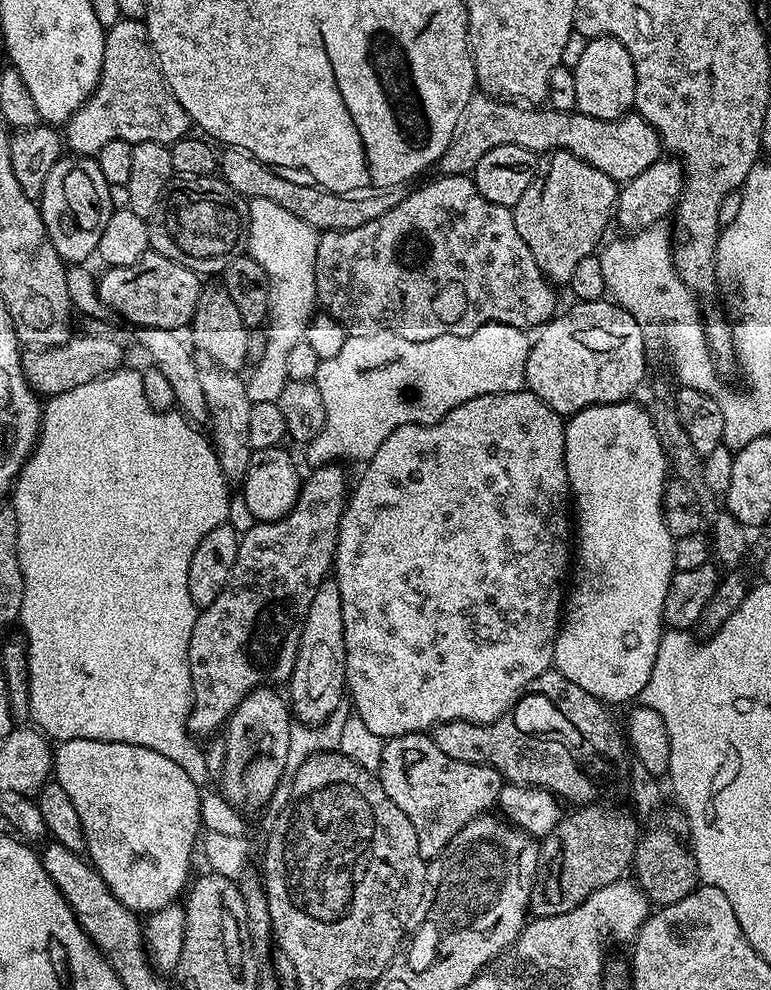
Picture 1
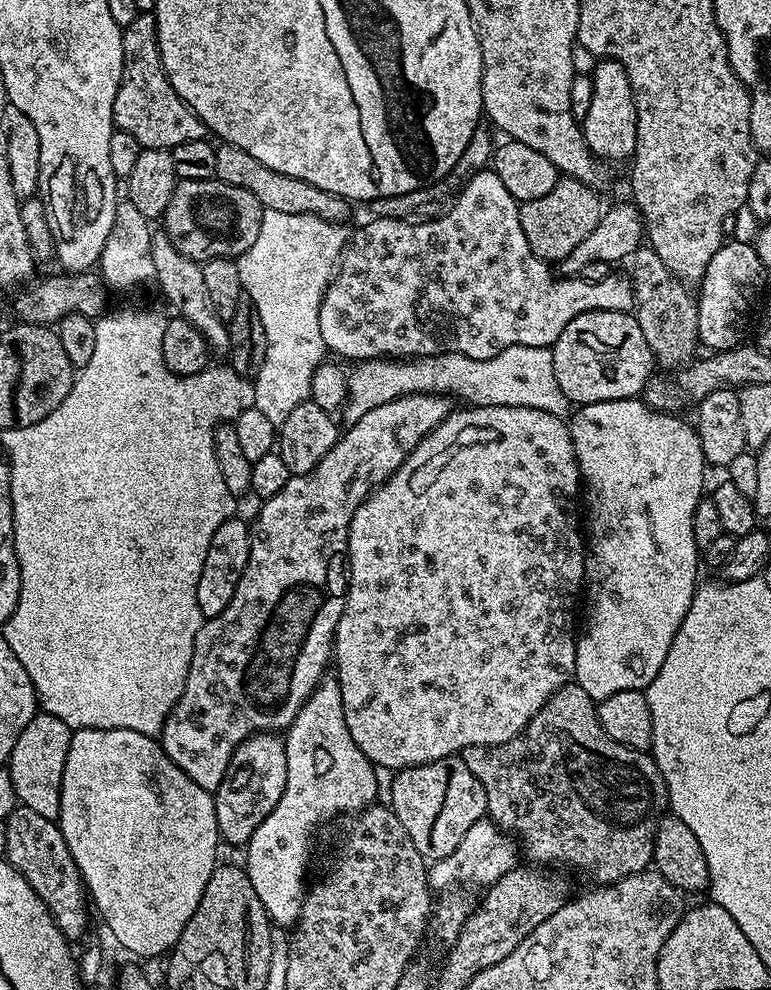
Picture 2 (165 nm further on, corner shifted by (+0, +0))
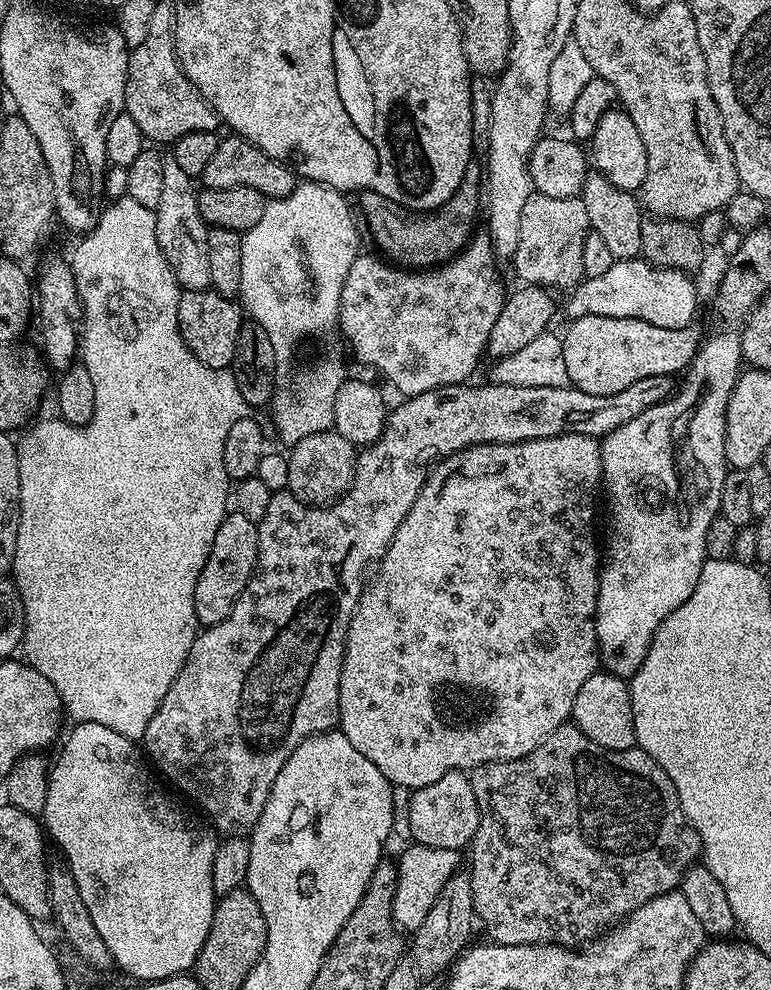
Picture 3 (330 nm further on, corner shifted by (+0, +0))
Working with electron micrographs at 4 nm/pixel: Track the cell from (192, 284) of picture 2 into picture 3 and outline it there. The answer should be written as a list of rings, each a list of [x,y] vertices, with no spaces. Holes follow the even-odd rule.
[[[171,158],[165,159],[162,175],[164,175],[162,199],[154,210],[156,213],[158,246],[162,250],[166,262],[174,274],[176,283],[180,285],[181,289],[189,292],[205,291],[210,285],[210,250],[208,249],[210,228],[209,225],[205,224],[202,214],[198,210],[198,188],[192,185],[195,184],[194,178],[190,174],[186,174],[186,170],[182,170],[182,166],[178,166],[178,162]]]

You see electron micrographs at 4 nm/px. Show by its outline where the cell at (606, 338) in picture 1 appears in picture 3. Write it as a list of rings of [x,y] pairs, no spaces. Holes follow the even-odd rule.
[[[601,316],[578,318],[572,320],[569,325],[568,333],[563,333],[562,336],[568,384],[586,394],[618,394],[618,390],[626,390],[626,386],[638,382],[641,378],[675,377],[683,373],[692,363],[702,343],[702,335],[700,336],[696,326],[689,326],[682,330],[666,330],[662,326],[650,326],[650,322],[641,320]]]

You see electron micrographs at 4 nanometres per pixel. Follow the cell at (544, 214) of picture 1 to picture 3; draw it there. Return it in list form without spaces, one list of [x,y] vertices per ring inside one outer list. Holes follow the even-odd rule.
[[[533,191],[532,196],[526,198],[526,206],[522,210],[522,227],[521,233],[518,234],[518,250],[512,256],[510,261],[511,267],[516,267],[516,272],[521,276],[521,281],[523,281],[524,284],[539,284],[540,287],[549,290],[557,290],[556,288],[568,288],[568,290],[575,289],[576,285],[579,284],[581,280],[585,279],[585,274],[582,270],[582,250],[583,243],[586,242],[589,231],[588,219],[586,218],[586,206],[579,196],[571,196],[570,198],[550,198],[549,196],[543,196],[541,192]]]

